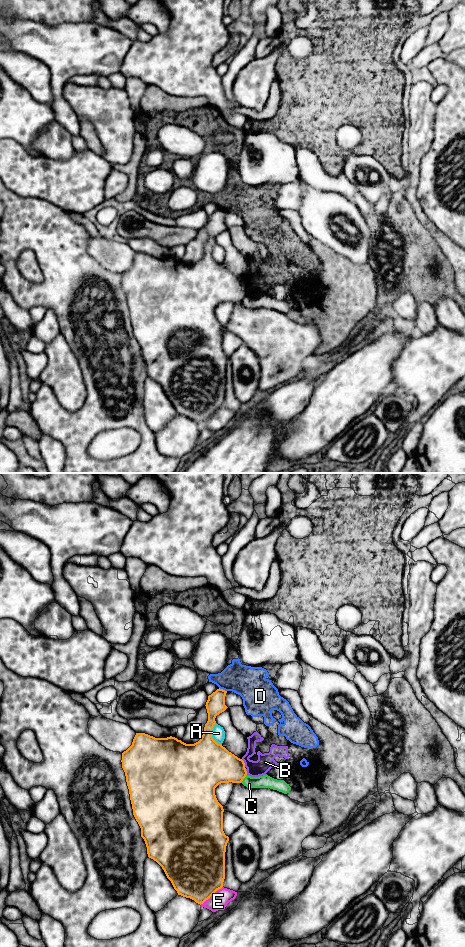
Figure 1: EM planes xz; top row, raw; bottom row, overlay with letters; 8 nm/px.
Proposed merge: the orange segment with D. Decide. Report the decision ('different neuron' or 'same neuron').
different neuron

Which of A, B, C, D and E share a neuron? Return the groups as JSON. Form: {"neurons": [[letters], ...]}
{"neurons": [["A"], ["B", "D"], ["C"], ["E"]]}

